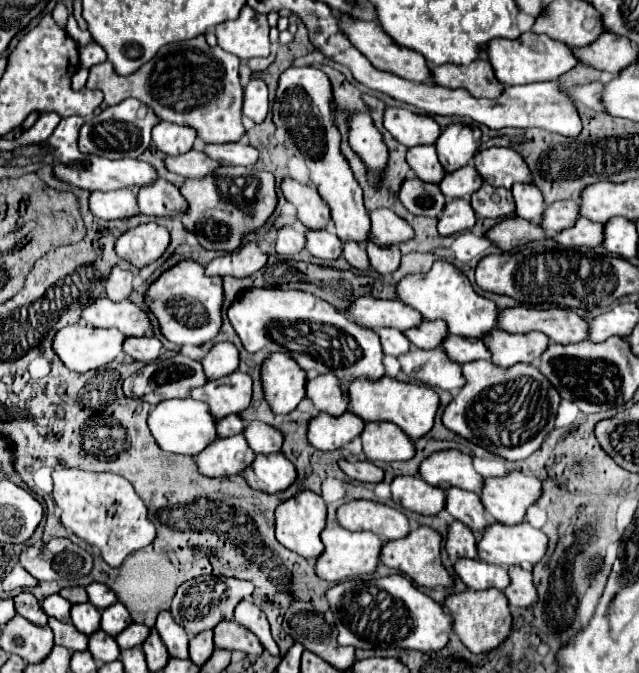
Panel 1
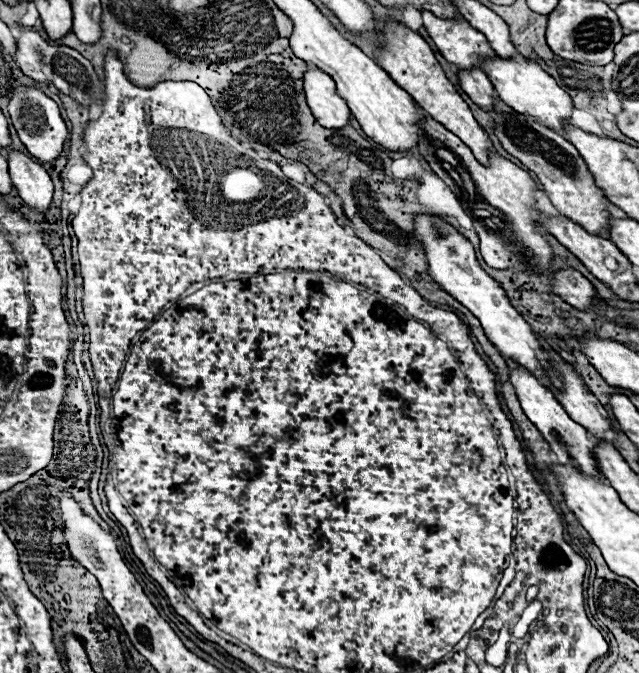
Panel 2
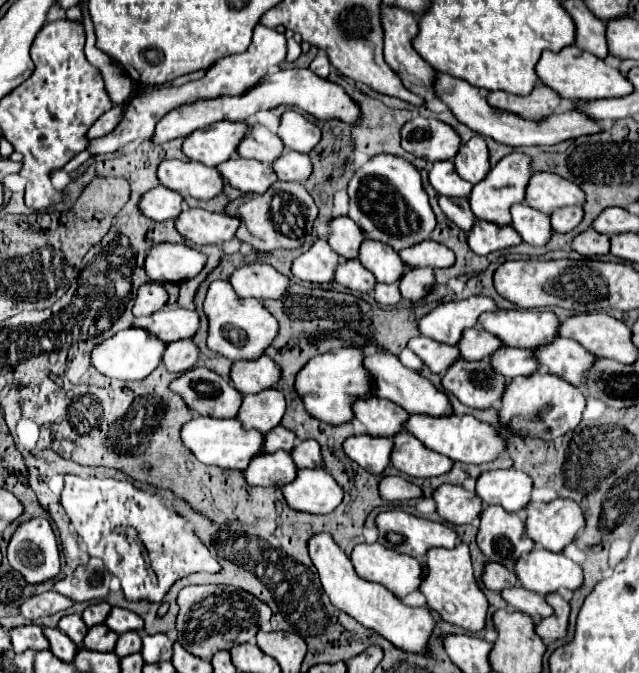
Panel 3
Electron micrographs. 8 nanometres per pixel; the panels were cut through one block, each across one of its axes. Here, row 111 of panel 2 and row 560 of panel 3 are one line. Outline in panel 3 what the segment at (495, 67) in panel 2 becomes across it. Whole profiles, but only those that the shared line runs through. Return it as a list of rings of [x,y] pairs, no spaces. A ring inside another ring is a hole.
[[[532,548],[514,562],[514,572],[526,590],[548,594],[560,588],[576,590],[582,584],[582,568],[562,552]]]

